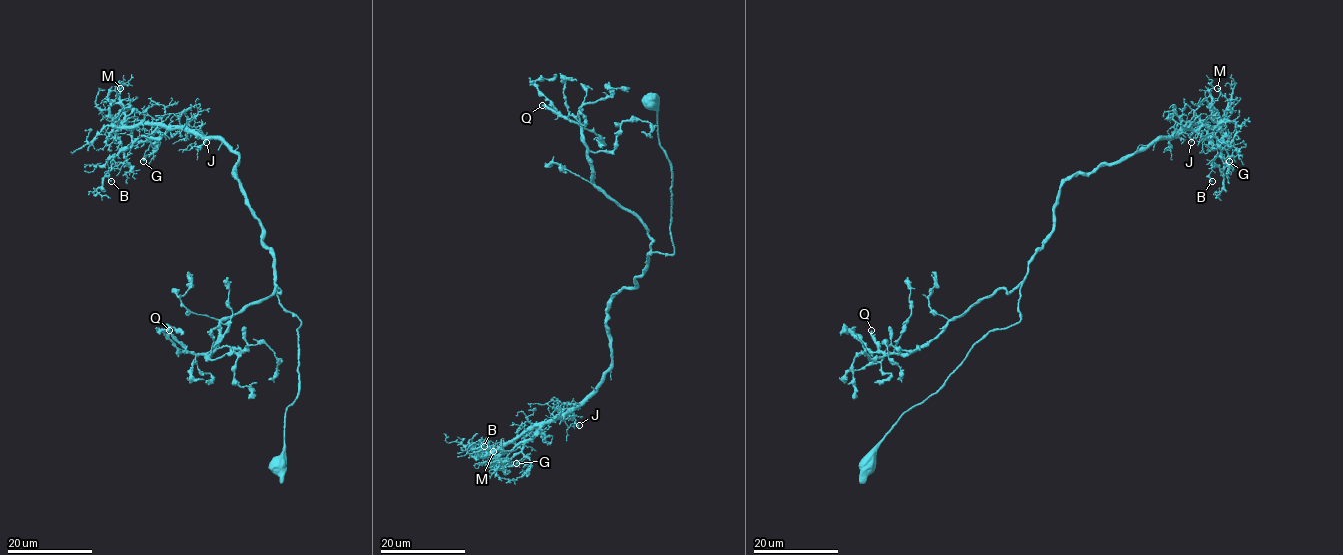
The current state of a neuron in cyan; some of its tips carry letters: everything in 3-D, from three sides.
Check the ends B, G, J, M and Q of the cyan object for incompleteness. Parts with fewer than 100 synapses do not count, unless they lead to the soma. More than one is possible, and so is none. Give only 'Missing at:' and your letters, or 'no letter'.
Missing at: Q

